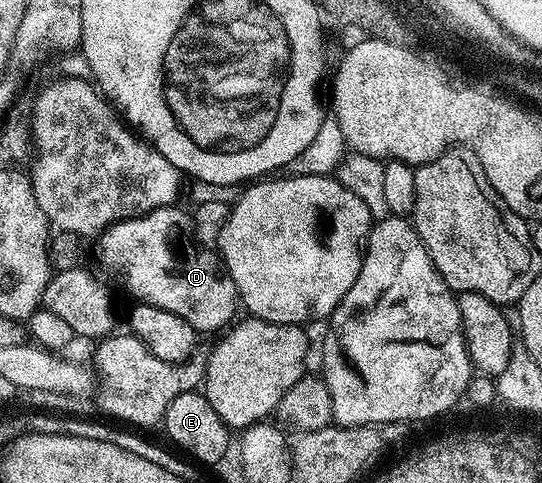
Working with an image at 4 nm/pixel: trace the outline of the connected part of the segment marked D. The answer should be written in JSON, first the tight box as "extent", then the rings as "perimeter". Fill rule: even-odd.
{"extent":[98,206,236,334],"perimeter":[[[179,206],[155,208],[144,216],[119,220],[98,237],[99,252],[105,263],[119,268],[128,290],[142,303],[161,306],[161,310],[185,318],[199,334],[226,329],[236,319],[235,283],[212,249],[179,236],[186,220],[188,223],[188,213],[186,216]]]}

